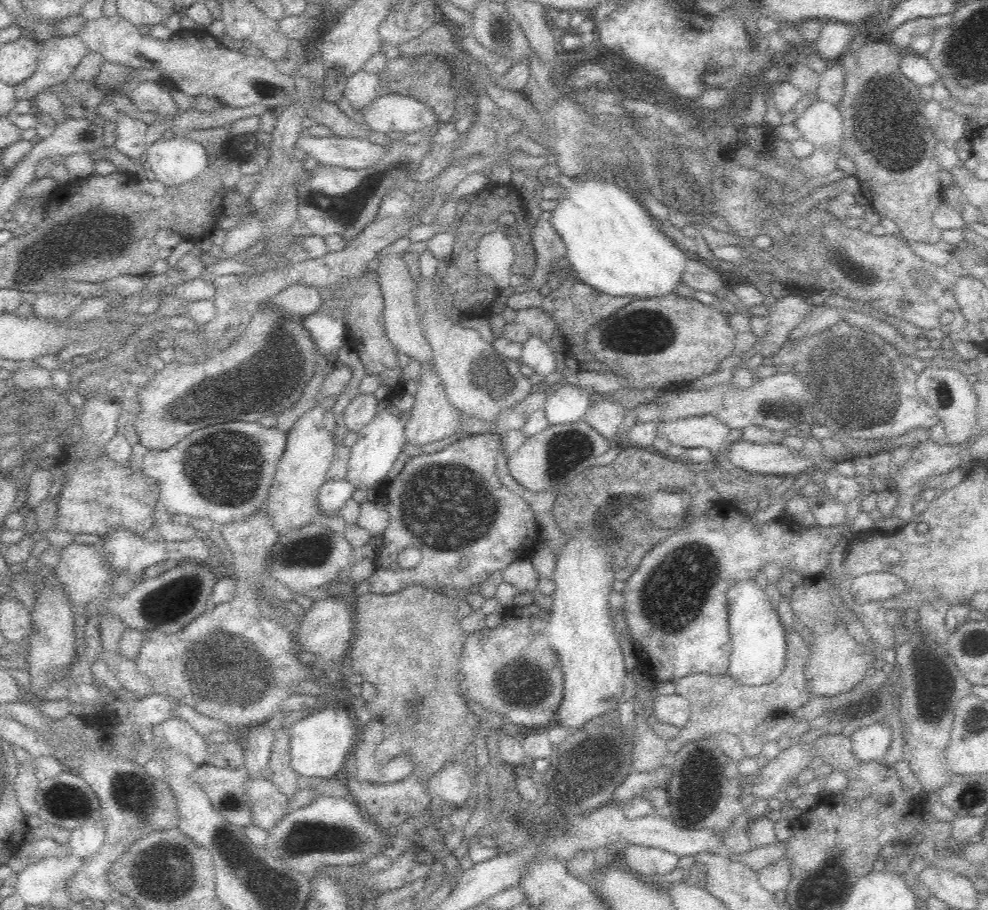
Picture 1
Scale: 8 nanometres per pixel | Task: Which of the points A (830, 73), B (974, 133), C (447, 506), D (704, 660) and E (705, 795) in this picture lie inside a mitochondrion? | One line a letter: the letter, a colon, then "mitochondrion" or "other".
A: other
B: other
C: mitochondrion
D: other
E: other

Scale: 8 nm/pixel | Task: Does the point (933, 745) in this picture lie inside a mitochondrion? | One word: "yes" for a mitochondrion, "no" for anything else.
no

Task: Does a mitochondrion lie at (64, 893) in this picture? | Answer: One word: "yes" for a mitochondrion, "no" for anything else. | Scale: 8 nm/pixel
no

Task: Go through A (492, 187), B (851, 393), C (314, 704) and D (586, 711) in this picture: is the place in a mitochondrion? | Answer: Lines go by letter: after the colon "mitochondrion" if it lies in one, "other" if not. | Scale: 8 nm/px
A: other
B: mitochondrion
C: other
D: other

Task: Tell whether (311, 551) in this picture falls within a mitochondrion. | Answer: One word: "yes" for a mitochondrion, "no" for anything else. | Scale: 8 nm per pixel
yes

